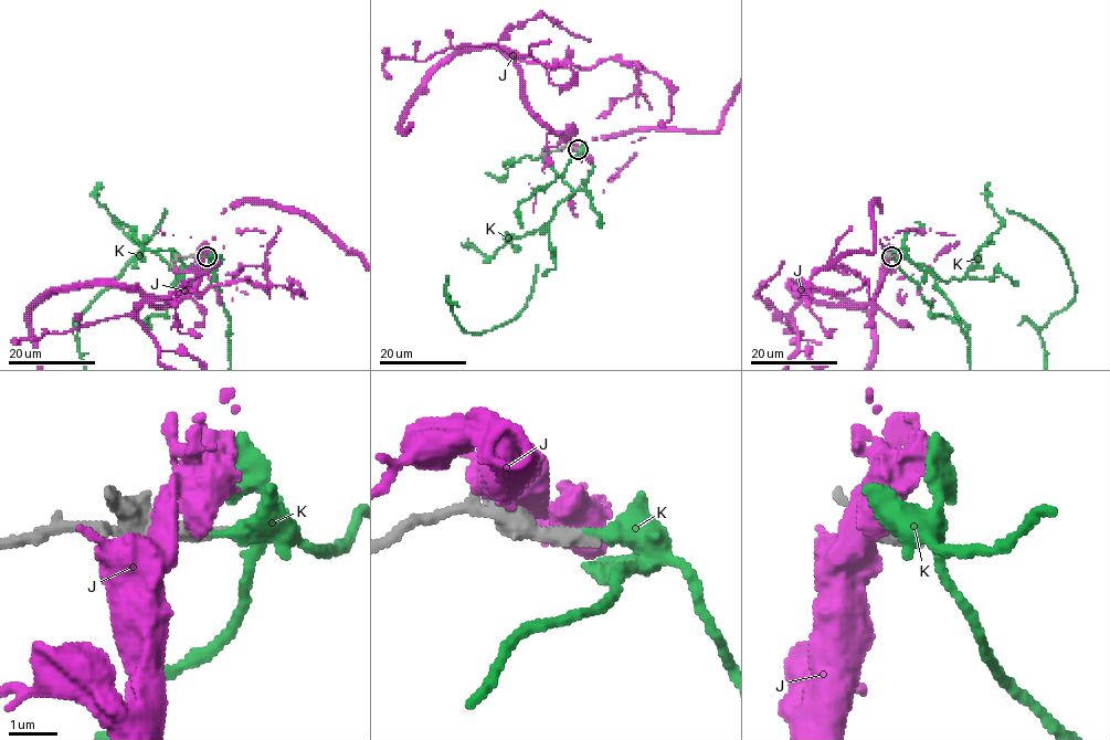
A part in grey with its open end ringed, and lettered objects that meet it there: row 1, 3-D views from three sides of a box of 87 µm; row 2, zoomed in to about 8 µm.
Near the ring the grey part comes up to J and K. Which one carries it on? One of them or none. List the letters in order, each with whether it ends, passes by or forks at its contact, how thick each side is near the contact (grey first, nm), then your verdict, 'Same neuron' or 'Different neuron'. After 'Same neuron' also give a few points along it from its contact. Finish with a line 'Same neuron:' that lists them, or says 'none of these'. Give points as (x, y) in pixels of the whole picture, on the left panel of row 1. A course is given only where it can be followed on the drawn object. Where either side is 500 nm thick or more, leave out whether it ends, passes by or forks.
J: Thickness 460 nm (grey) against 550 nm. Different neuron
K: It ends there. Thickness 360 nm (grey) against 360 nm. Different neuron
Same neuron: none of these

